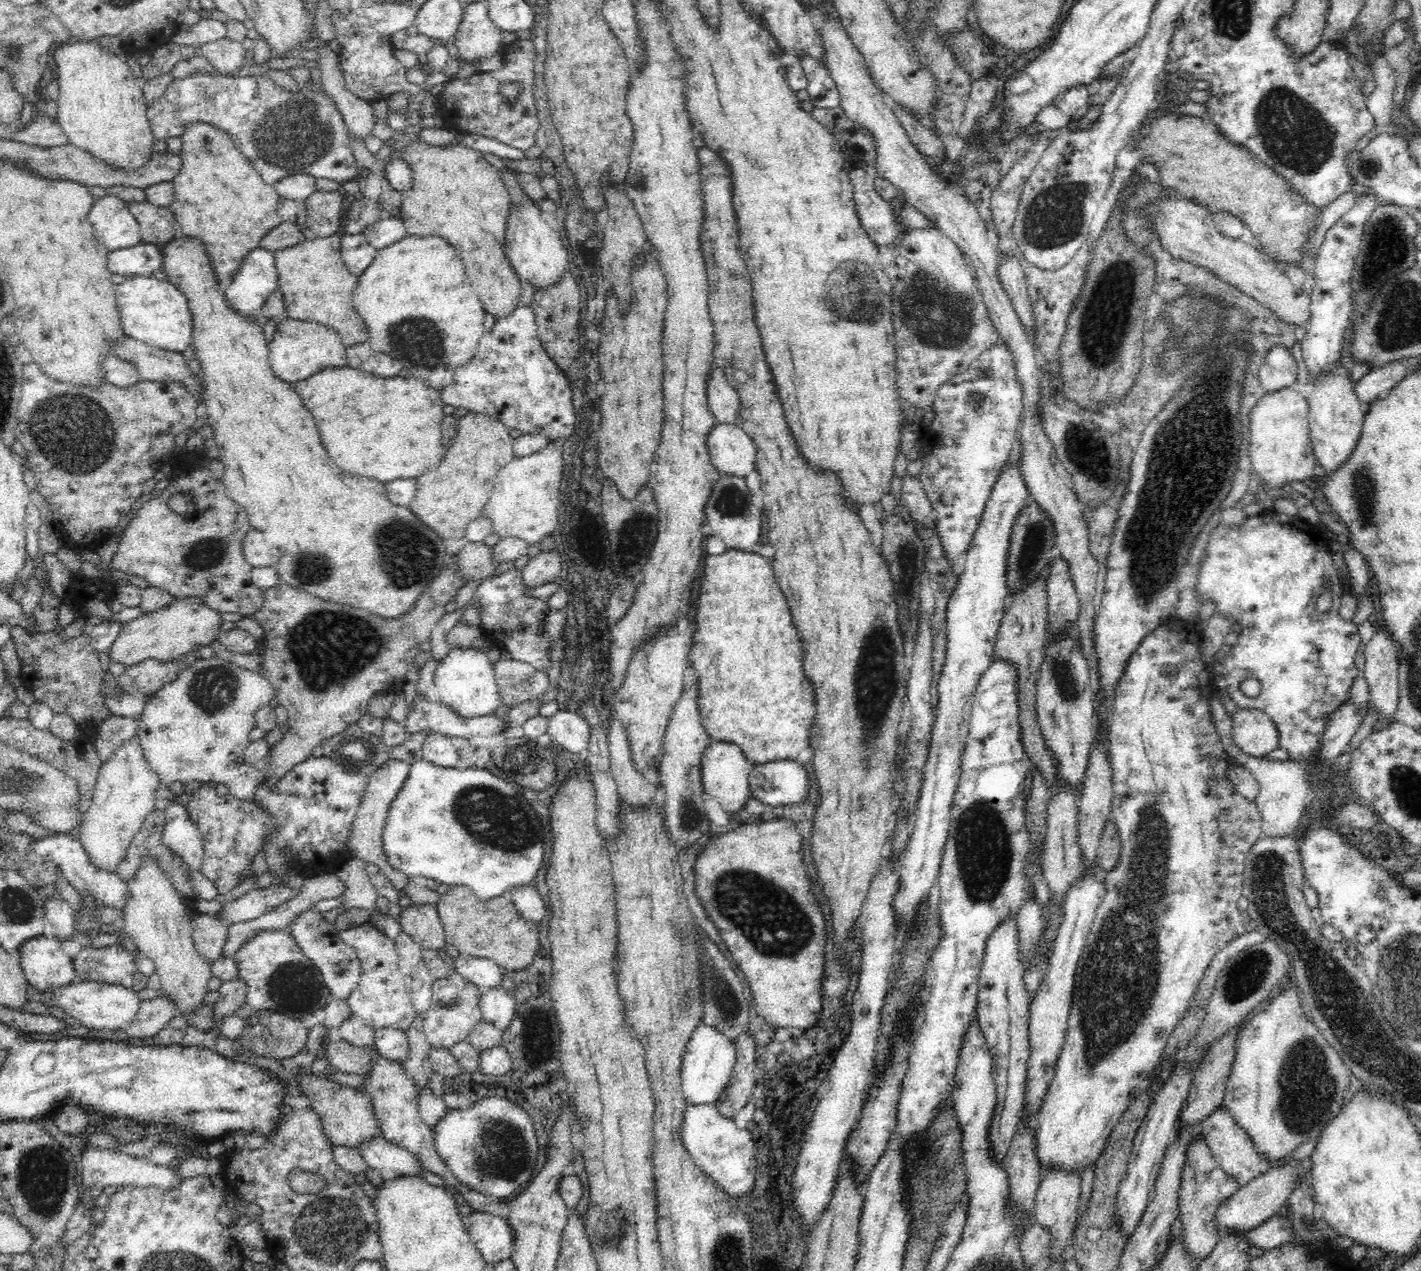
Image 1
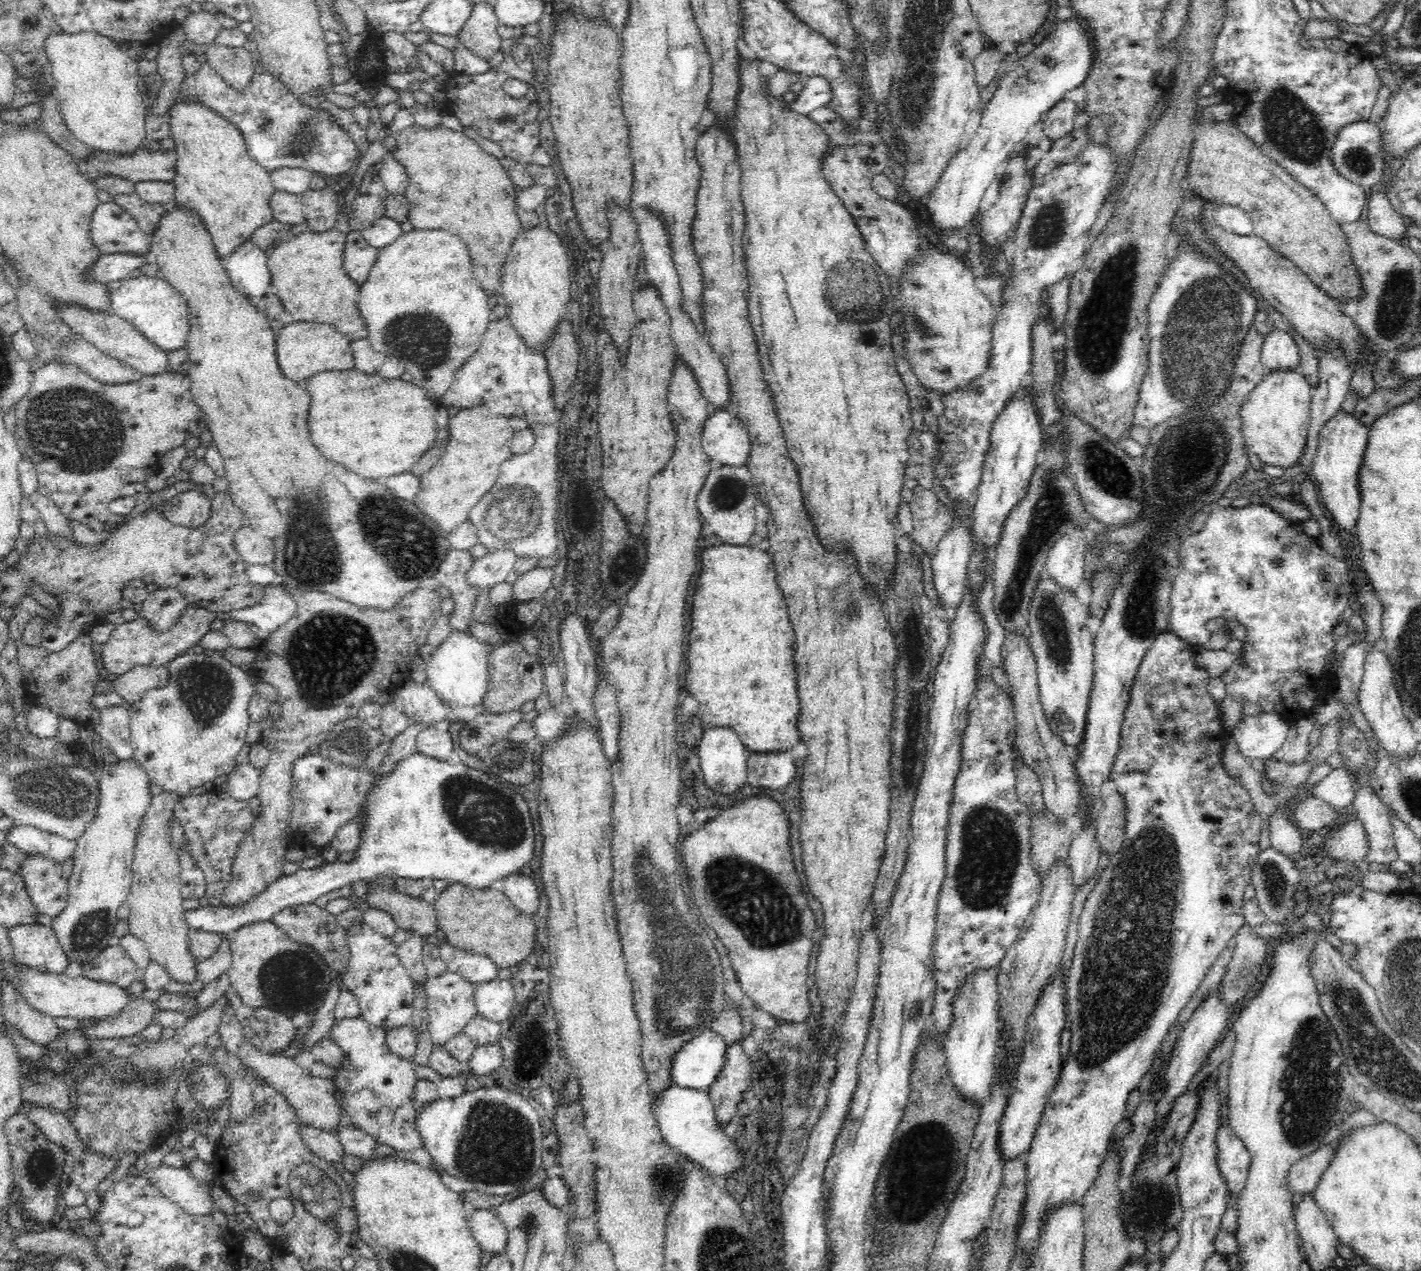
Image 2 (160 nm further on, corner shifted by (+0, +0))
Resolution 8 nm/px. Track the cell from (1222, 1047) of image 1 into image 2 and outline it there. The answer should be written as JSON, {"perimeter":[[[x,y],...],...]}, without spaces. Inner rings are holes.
{"perimeter":[[[1199,1087],[1176,1098],[1161,1127],[1154,1126],[1148,1135],[1143,1159],[1129,1179],[1132,1184],[1120,1197],[1120,1217],[1130,1239],[1142,1243],[1143,1249],[1156,1248],[1166,1232],[1177,1229],[1183,1216],[1178,1193],[1177,1166],[1183,1151],[1183,1142],[1199,1110]]]}

